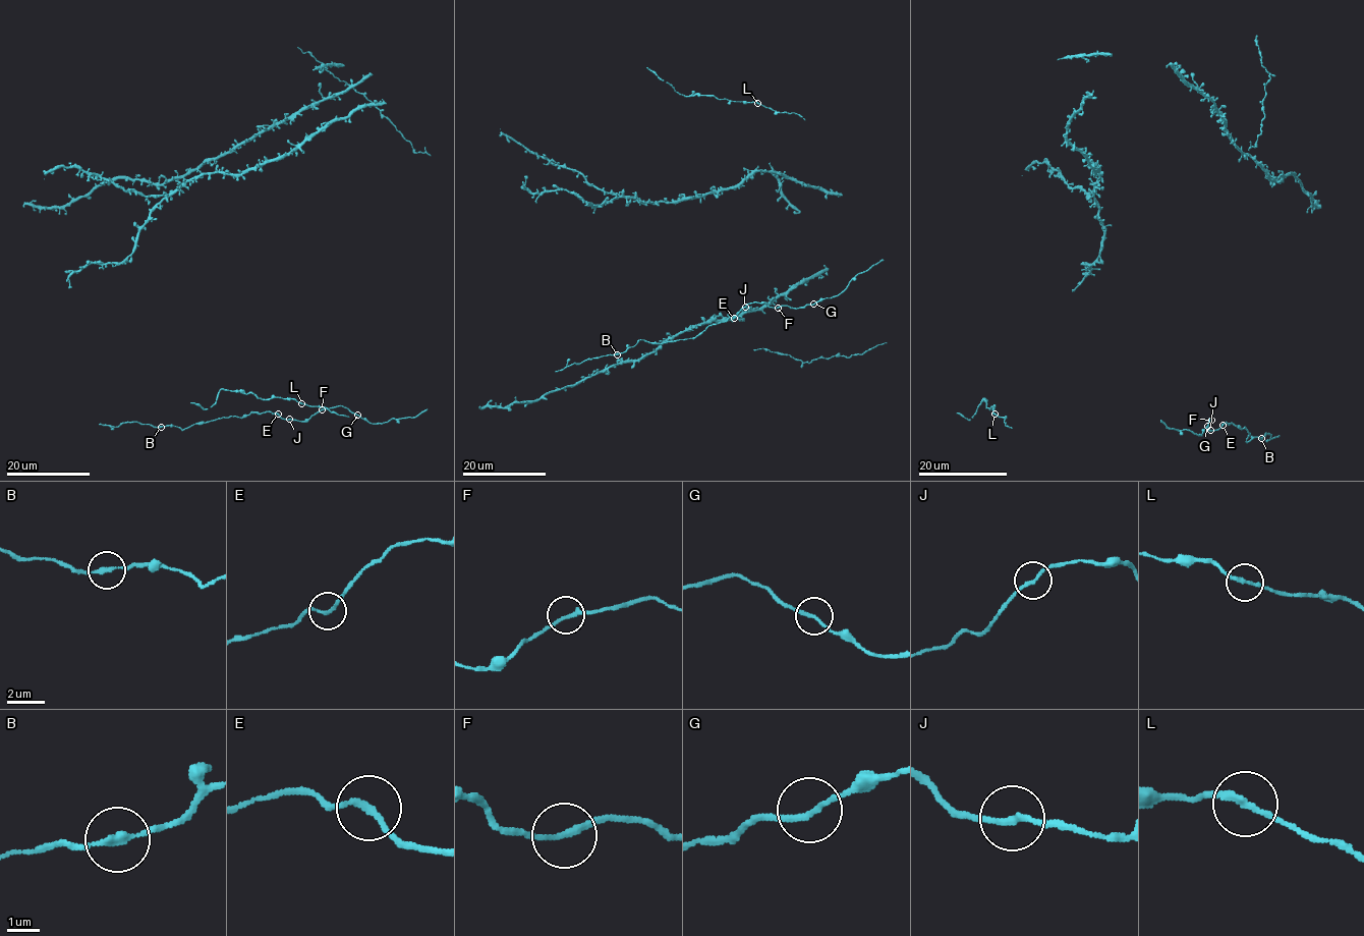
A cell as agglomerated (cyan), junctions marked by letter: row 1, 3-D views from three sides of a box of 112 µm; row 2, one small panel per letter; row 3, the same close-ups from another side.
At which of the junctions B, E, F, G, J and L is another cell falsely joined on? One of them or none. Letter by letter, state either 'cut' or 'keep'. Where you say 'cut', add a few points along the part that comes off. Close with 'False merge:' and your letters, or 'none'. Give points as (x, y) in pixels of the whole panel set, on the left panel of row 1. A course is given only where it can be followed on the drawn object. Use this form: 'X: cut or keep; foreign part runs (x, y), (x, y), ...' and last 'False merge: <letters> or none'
B: cut; foreign part runs (161, 426), (131, 422), (118, 426), (99, 424)
E: keep
F: keep
G: keep
J: keep
L: keep
False merge: B

